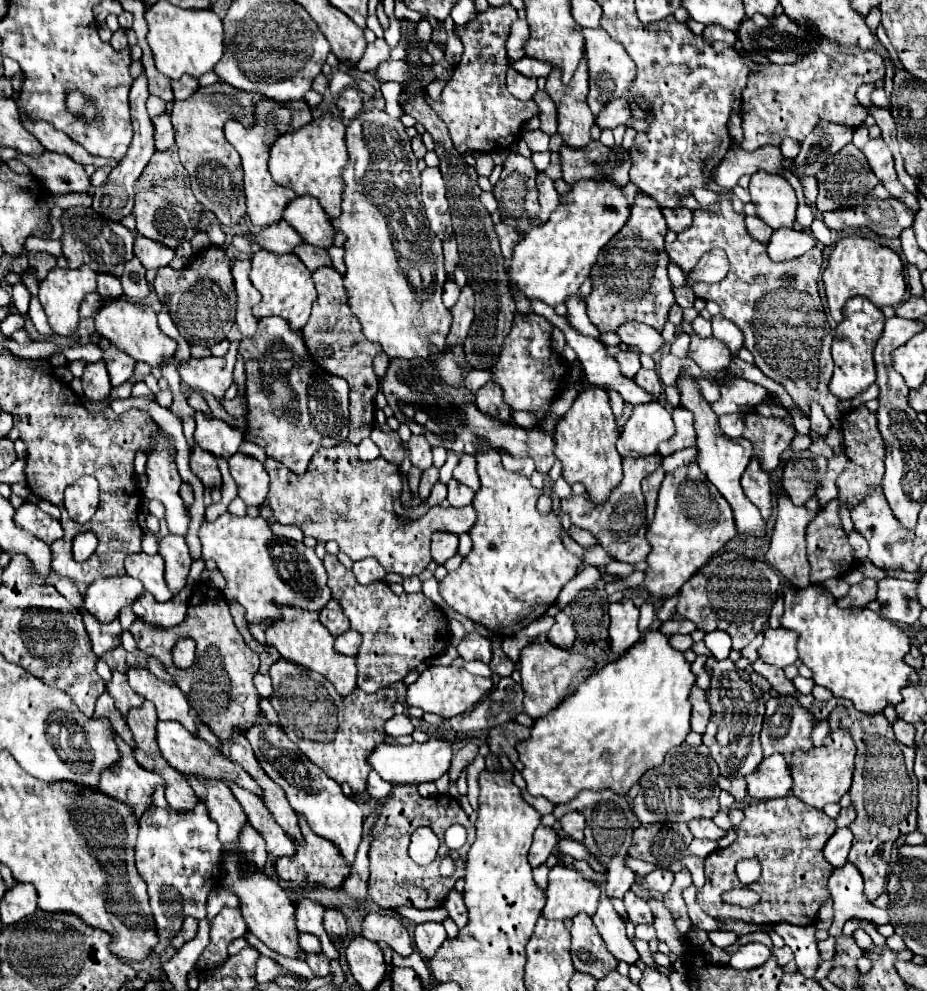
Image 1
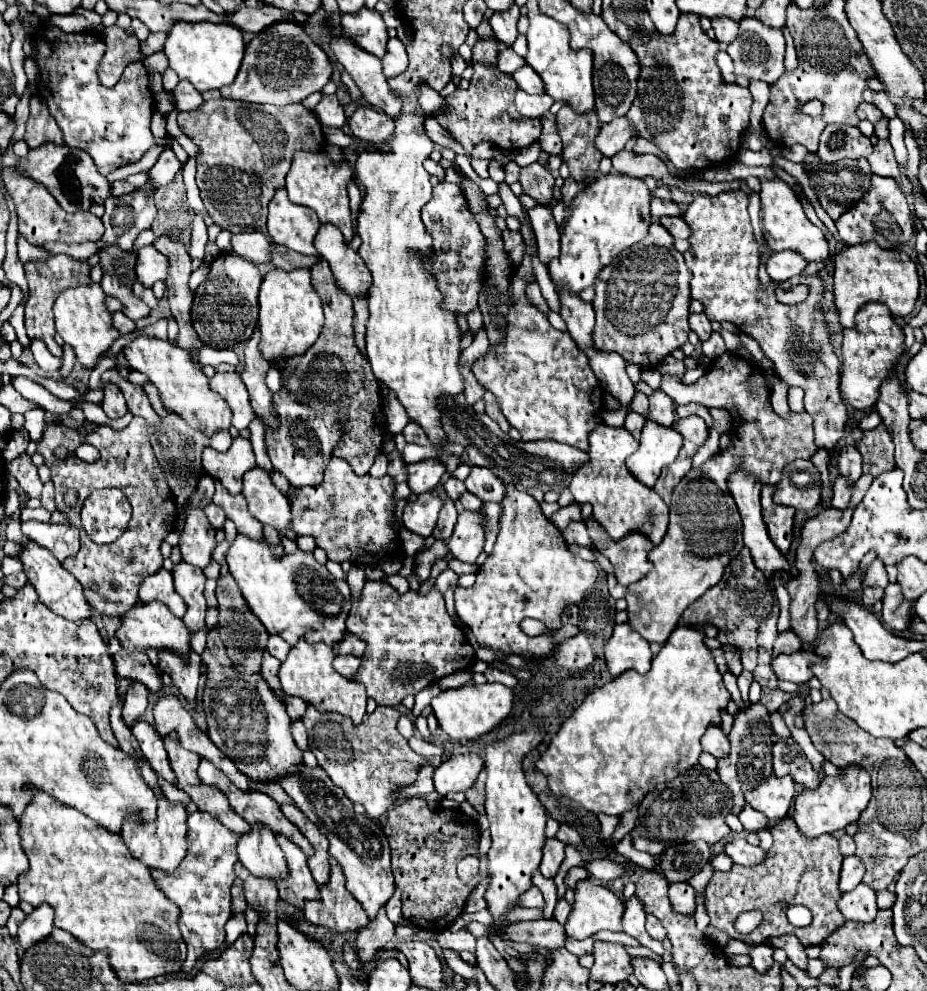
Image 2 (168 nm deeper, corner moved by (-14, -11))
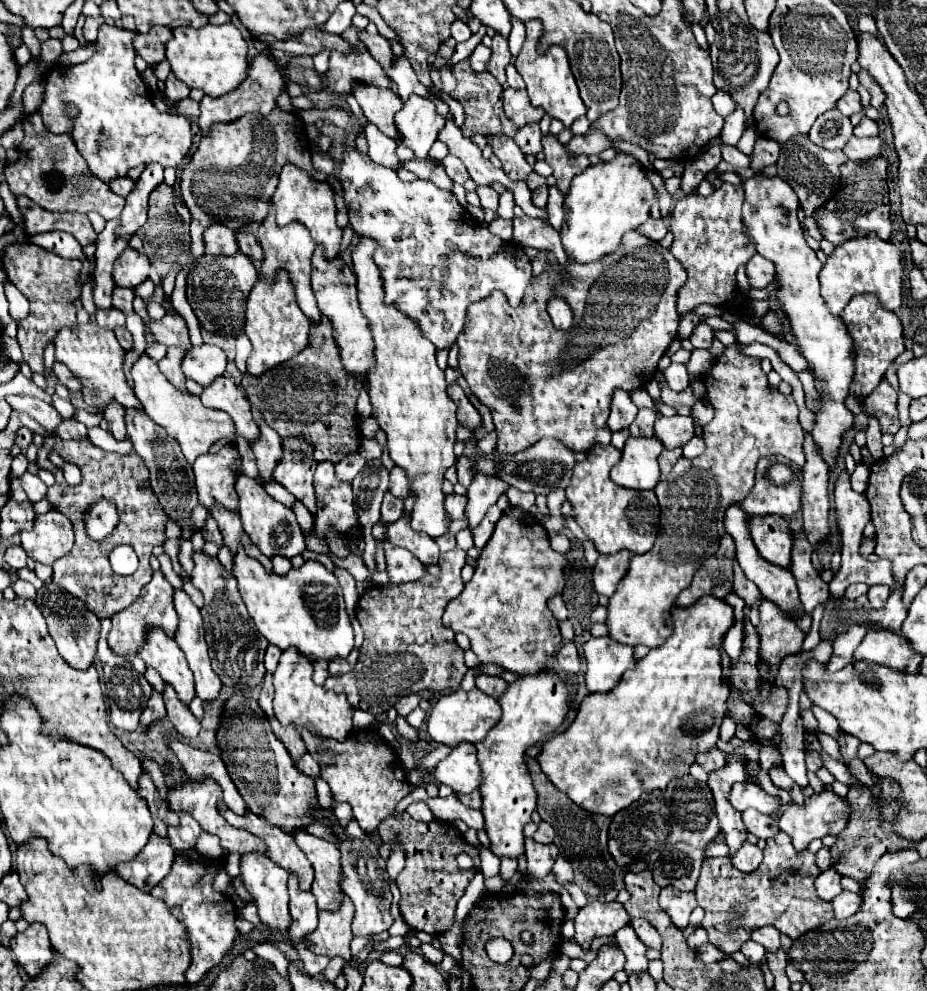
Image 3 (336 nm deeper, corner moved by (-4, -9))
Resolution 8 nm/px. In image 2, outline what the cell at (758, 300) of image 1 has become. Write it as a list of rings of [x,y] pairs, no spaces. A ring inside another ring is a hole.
[[[730,190],[722,192],[714,198],[694,194],[694,200],[690,206],[682,212],[684,222],[692,230],[690,240],[690,250],[684,252],[686,266],[692,270],[692,298],[700,300],[706,308],[706,316],[710,320],[728,320],[740,328],[740,332],[752,336],[758,340],[766,356],[774,362],[774,372],[780,380],[784,380],[788,386],[800,386],[806,392],[806,412],[814,418],[814,442],[818,448],[828,450],[828,462],[832,462],[836,446],[842,436],[848,434],[848,412],[840,396],[840,360],[834,354],[830,346],[830,330],[824,322],[824,314],[820,310],[820,300],[822,300],[822,278],[820,276],[796,276],[792,280],[782,282],[784,290],[790,290],[792,286],[806,284],[810,288],[810,294],[804,302],[800,304],[780,304],[774,294],[774,284],[764,286],[758,280],[758,248],[756,248],[756,238],[752,234],[752,224],[748,218],[748,196],[742,190]]]

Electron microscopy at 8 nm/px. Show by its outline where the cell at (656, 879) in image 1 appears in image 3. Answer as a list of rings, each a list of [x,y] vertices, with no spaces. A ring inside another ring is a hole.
[[[672,886],[662,888],[660,892],[660,906],[668,912],[672,922],[682,930],[688,926],[690,912],[696,908],[696,896],[694,892],[680,892],[672,890]]]

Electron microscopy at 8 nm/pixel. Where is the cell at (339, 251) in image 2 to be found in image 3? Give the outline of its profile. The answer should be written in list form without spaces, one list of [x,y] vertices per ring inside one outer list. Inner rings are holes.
[[[316,246],[314,258],[312,258],[312,288],[314,288],[316,300],[318,300],[320,312],[334,326],[334,338],[340,346],[344,368],[348,372],[364,376],[374,362],[372,360],[374,358],[374,342],[372,342],[370,324],[360,310],[354,272],[350,270],[350,266],[342,258],[332,258],[332,260],[324,258],[324,250],[320,250],[320,246]]]

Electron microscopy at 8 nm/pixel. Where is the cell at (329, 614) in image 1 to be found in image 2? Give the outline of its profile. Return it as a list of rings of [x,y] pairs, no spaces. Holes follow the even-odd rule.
[[[348,634],[346,640],[342,640],[342,644],[338,644],[338,654],[362,656],[364,650],[366,650],[366,642],[362,642],[360,638],[356,638],[354,634]]]

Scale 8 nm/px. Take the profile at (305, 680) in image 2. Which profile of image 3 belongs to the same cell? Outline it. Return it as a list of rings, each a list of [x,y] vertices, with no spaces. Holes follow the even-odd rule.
[[[288,648],[282,652],[278,668],[274,672],[274,688],[274,714],[284,726],[306,726],[310,732],[334,740],[344,740],[352,732],[352,706],[348,704],[346,696],[314,684],[312,662],[308,662],[308,658],[304,658],[304,654],[300,654],[298,650]]]

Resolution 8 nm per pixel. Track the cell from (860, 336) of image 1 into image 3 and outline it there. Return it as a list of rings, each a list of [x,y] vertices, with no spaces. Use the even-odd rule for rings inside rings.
[[[858,294],[854,296],[846,308],[840,314],[842,322],[848,328],[848,334],[852,336],[854,342],[854,378],[852,378],[852,386],[850,386],[850,396],[846,400],[850,412],[860,414],[860,402],[864,402],[864,398],[880,384],[880,380],[884,378],[884,372],[888,368],[888,364],[898,358],[904,352],[904,334],[902,334],[902,324],[900,318],[894,312],[888,312],[880,306],[878,298],[874,294]]]

